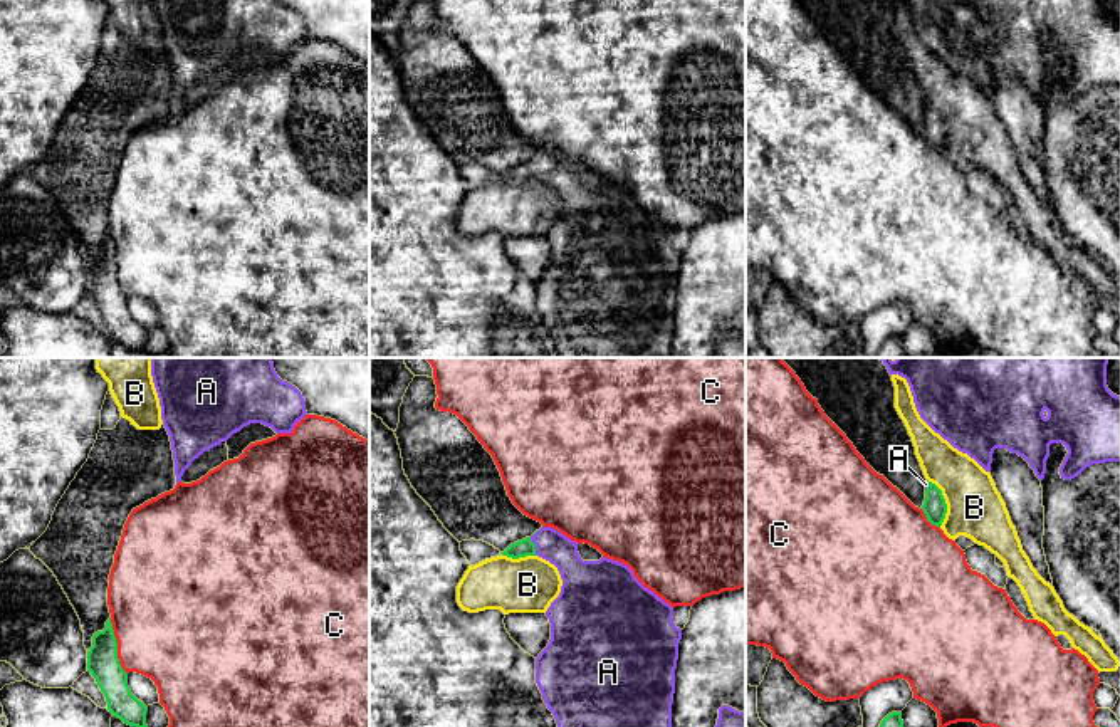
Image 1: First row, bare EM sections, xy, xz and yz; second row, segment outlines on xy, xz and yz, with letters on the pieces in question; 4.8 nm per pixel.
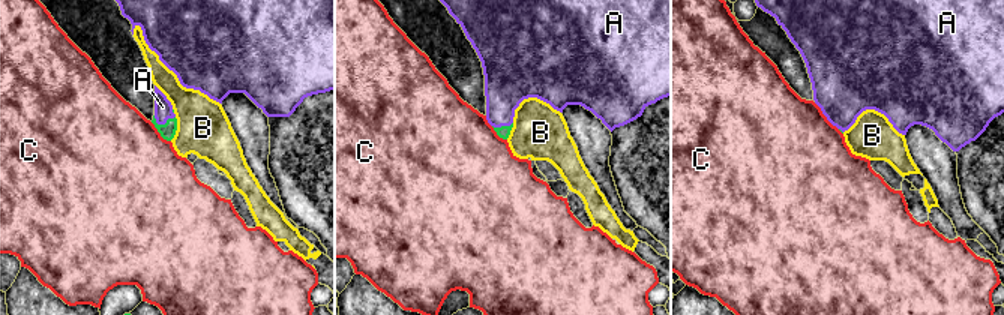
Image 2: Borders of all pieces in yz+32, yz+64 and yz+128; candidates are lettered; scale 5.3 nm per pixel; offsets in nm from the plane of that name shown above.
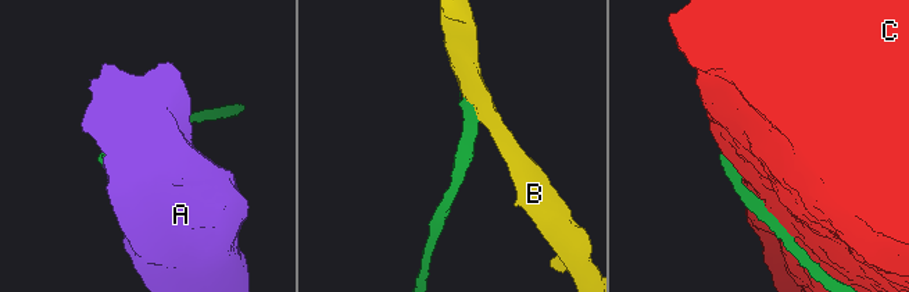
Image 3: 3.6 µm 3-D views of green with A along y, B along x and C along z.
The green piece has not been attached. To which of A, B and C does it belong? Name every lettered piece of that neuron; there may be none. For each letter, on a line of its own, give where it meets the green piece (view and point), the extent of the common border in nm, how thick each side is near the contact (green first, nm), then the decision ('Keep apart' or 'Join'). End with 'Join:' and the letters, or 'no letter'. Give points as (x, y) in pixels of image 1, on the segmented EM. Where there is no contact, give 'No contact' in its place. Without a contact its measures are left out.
A: Touches green at xz (533, 543). Shared border 120 nm. Thickness 80 nm (green) against 150 nm. Join
B: Touches green at yz (944, 502). Shared border 240 nm. Thickness 120 nm (green) against 280 nm. Keep apart
C: Touches green at xy (116, 647). Shared border 280 nm. Thickness 150 nm (green) against 480 nm. Keep apart
Join: A

